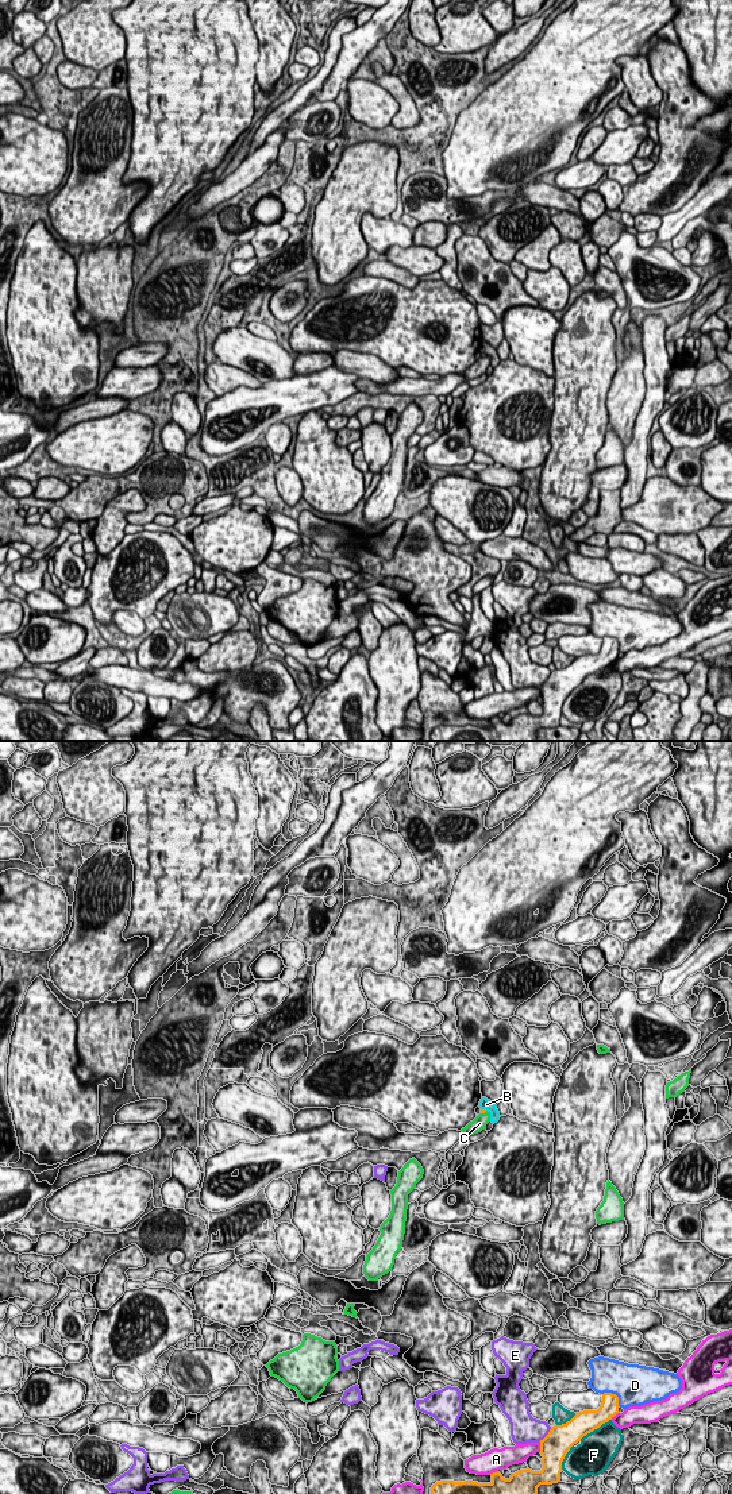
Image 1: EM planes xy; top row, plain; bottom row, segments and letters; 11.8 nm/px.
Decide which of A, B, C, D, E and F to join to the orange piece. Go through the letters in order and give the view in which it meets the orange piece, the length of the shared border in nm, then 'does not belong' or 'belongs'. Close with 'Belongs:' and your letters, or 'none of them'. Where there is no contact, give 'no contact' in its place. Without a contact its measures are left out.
A: xy | 130 nm | does not belong
B: xy | 80 nm | does not belong
C: xy | 90 nm | does not belong
D: xy | 280 nm | does not belong
E: xy | 240 nm | does not belong
F: xy | 340 nm | does not belong
Belongs: none of them

